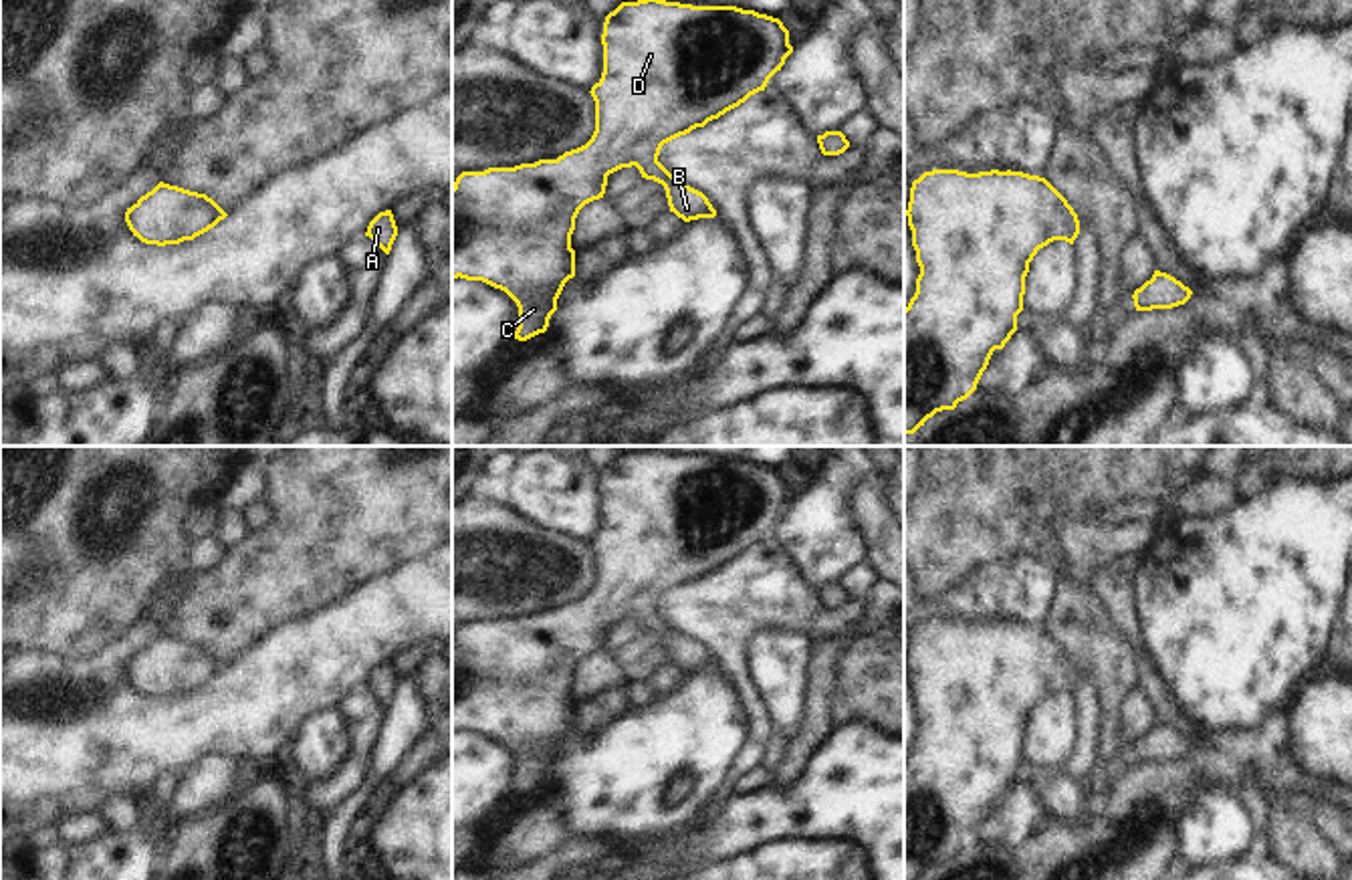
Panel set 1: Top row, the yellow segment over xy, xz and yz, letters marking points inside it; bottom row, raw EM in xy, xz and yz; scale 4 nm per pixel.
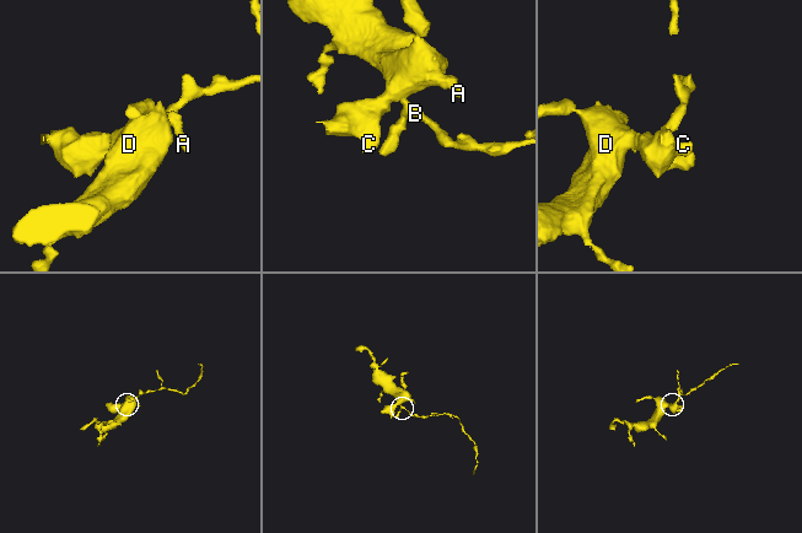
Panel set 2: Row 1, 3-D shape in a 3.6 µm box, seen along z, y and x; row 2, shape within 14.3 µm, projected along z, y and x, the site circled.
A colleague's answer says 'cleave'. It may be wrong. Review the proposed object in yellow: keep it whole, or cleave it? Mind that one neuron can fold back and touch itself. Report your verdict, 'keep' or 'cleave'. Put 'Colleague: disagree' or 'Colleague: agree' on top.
Colleague: disagree
keep

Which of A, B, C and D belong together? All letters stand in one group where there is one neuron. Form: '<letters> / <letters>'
A B C D

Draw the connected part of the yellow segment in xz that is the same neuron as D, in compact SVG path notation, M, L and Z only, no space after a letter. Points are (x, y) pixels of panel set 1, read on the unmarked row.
M658 450L622 454L605 468L601 497L603 525L589 543L595 583L585 597L557 612L462 624L452 638L452 731L504 743L519 759L519 793L547 783L565 735L575 729L575 670L585 656L603 650L609 626L636 618L642 630L664 638L670 664L684 674L716 668L702 644L658 614L660 601L765 543L793 505L779 470Z

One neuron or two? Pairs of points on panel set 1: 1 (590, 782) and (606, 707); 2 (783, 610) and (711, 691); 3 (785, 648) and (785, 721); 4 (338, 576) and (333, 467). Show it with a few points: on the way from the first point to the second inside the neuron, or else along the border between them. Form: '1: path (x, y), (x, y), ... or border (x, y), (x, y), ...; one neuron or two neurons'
1: border (628, 709), (588, 735), (576, 729); two neurons
2: border (717, 667), (749, 715); two neurons
3: path (785, 667), (785, 703); one neuron
4: path (338, 550), (338, 493); one neuron

